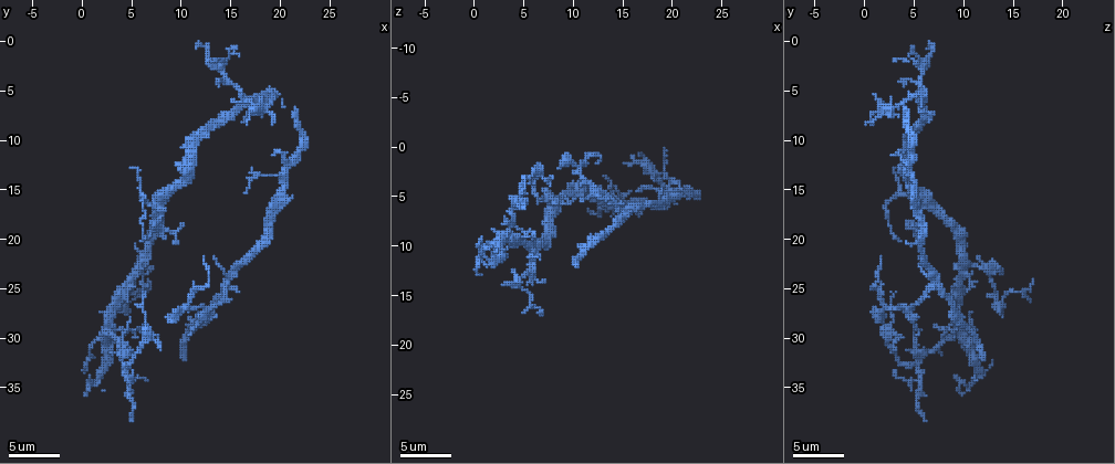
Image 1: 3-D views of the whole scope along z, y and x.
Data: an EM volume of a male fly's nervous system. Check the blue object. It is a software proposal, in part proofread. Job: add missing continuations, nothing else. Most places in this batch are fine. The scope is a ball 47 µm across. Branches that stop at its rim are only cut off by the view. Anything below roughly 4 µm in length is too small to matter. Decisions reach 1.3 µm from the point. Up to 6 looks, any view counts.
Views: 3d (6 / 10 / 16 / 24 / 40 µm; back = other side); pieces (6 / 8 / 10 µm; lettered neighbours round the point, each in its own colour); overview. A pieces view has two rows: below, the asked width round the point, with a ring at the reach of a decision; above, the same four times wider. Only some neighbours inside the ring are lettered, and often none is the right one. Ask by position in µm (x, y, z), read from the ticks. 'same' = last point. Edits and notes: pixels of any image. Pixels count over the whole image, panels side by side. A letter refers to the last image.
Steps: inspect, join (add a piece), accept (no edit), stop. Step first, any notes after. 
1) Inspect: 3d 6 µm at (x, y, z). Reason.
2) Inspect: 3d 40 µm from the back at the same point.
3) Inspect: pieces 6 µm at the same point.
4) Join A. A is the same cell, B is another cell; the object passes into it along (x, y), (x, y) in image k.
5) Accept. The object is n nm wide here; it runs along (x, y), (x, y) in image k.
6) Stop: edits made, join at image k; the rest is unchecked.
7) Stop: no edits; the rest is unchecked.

Inspect: pieces 6 µm at (9.2, 20.4, 5.2). Branch stops here.

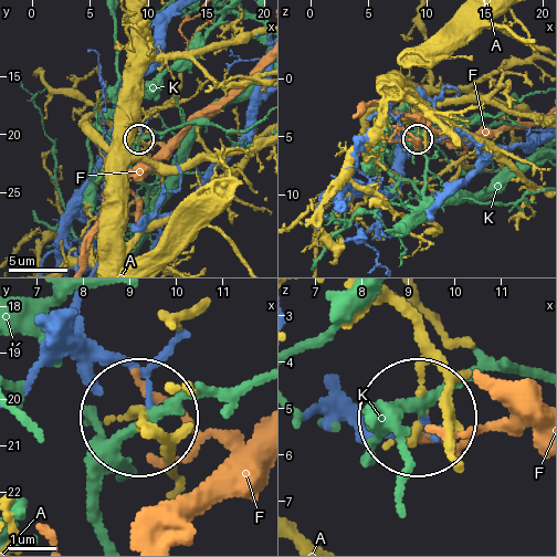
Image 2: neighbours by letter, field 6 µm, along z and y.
Accept. A, F and K are other cells; no lettered piece goes on from it.

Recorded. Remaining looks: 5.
Inspect: pieces 8 µm at (8.4, 27.8, 2.0). Free end.

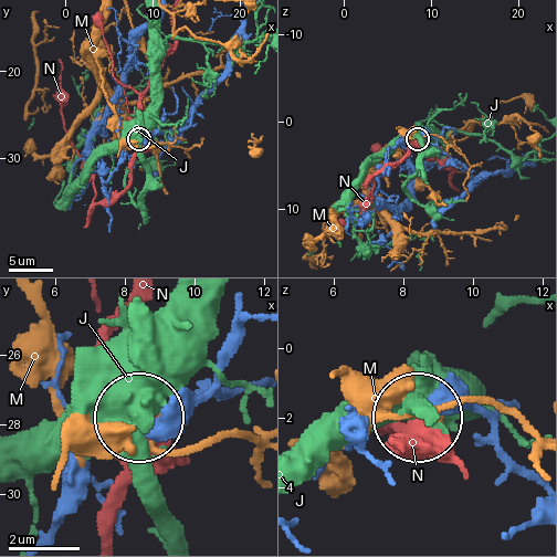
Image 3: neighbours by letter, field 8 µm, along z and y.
Accept. The object is 370 nm wide here; J, M and N are other cells; none of them fits.

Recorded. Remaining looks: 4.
Inspect: pieces 8 µm at (12.4, 21.8, 1.4). An open end.

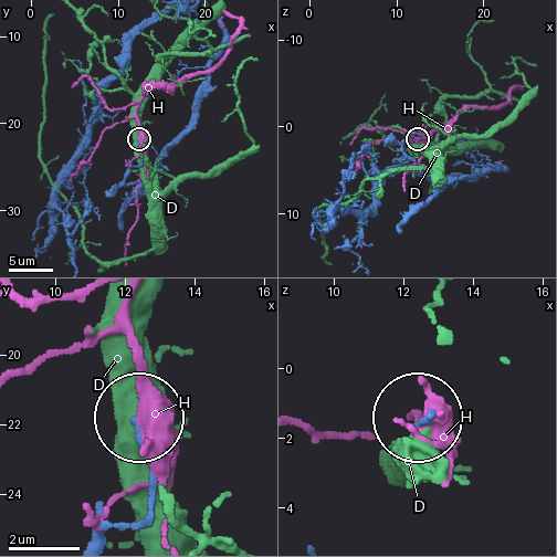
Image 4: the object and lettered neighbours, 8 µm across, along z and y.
Accept. D and H are other cells; none of them fits.

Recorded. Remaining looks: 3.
Stop: no edits; the rest is unchecked.

